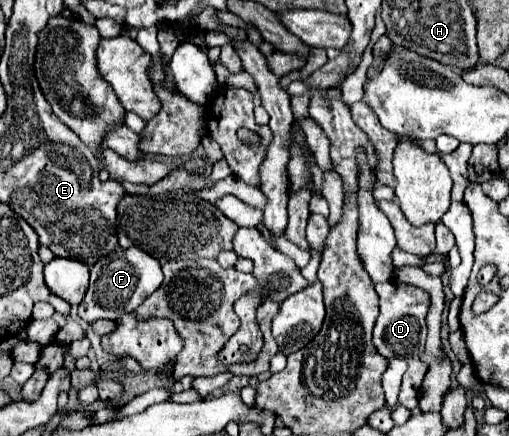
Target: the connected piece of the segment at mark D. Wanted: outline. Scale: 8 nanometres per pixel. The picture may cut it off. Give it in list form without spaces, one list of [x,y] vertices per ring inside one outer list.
[[[391,280],[389,284],[375,284],[377,294],[381,298],[381,312],[373,330],[373,344],[381,356],[399,356],[407,358],[407,372],[403,374],[403,384],[399,392],[399,402],[413,410],[417,406],[417,400],[413,400],[413,388],[419,390],[421,382],[429,370],[429,366],[421,360],[421,354],[425,352],[425,340],[427,340],[427,324],[425,316],[431,306],[431,296],[423,288],[403,284],[399,280]]]

